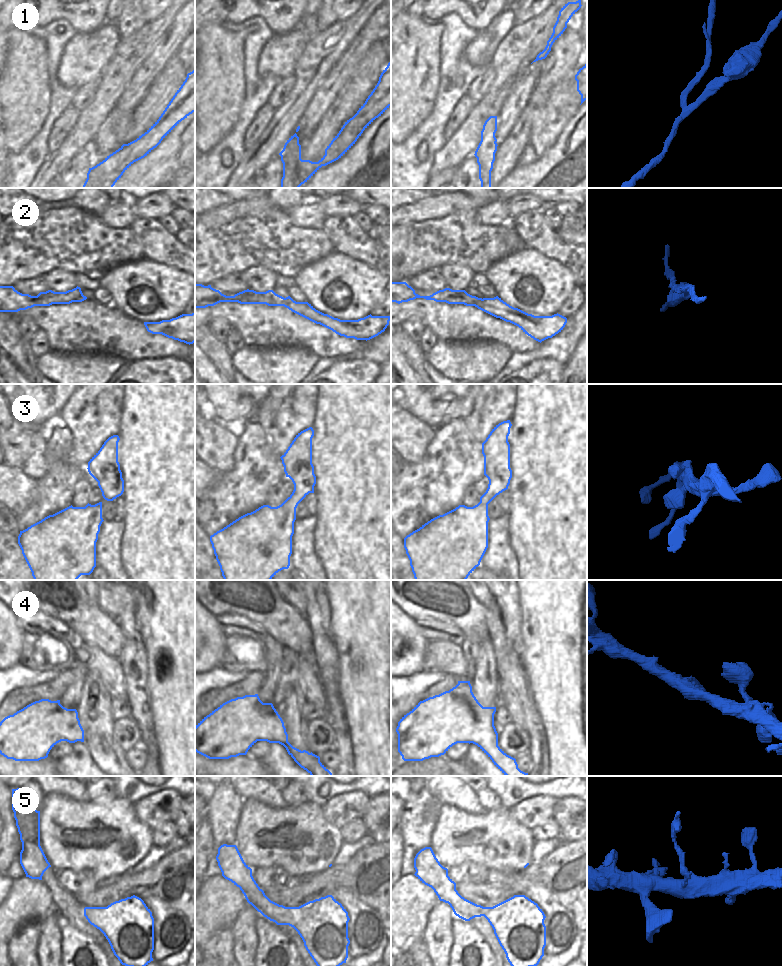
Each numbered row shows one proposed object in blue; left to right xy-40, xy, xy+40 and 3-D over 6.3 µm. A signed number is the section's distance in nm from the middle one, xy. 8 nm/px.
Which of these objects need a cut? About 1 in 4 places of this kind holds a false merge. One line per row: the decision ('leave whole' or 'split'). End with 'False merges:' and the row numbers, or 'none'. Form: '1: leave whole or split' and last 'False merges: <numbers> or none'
1: split
2: split
3: leave whole
4: leave whole
5: split
False merges: 1, 2, 5

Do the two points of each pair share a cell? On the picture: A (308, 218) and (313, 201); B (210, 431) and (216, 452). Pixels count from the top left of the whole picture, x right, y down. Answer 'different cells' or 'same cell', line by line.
A: same cell
B: same cell

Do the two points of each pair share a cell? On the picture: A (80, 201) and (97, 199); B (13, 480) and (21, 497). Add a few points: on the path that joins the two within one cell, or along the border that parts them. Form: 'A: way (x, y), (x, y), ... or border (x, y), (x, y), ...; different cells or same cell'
A: way (84, 199), (93, 199); same cell
B: way (13, 484), (13, 489), (17, 493); same cell

